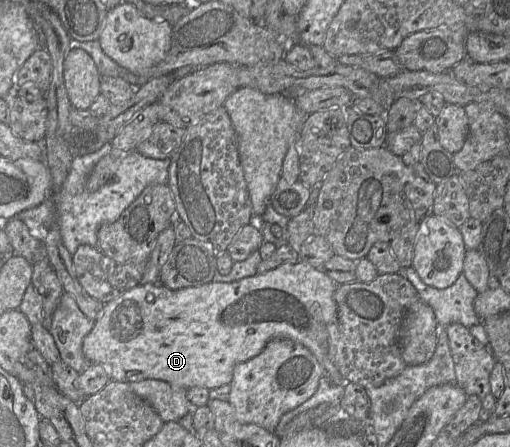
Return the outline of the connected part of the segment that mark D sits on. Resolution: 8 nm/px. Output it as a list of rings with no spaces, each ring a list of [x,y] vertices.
[[[297,262],[296,264],[282,265],[276,269],[251,277],[242,278],[233,282],[210,282],[197,287],[186,287],[178,290],[171,290],[160,282],[137,285],[119,297],[104,304],[97,317],[91,332],[83,340],[83,354],[91,364],[102,364],[110,371],[112,380],[117,382],[131,383],[146,379],[161,380],[171,385],[187,390],[191,387],[203,387],[209,390],[230,384],[233,379],[234,366],[245,362],[264,349],[266,344],[274,338],[289,338],[308,348],[321,364],[324,376],[327,376],[334,383],[345,383],[338,369],[329,355],[327,326],[337,320],[337,304],[334,299],[336,284],[323,270],[314,268],[308,263]]]

